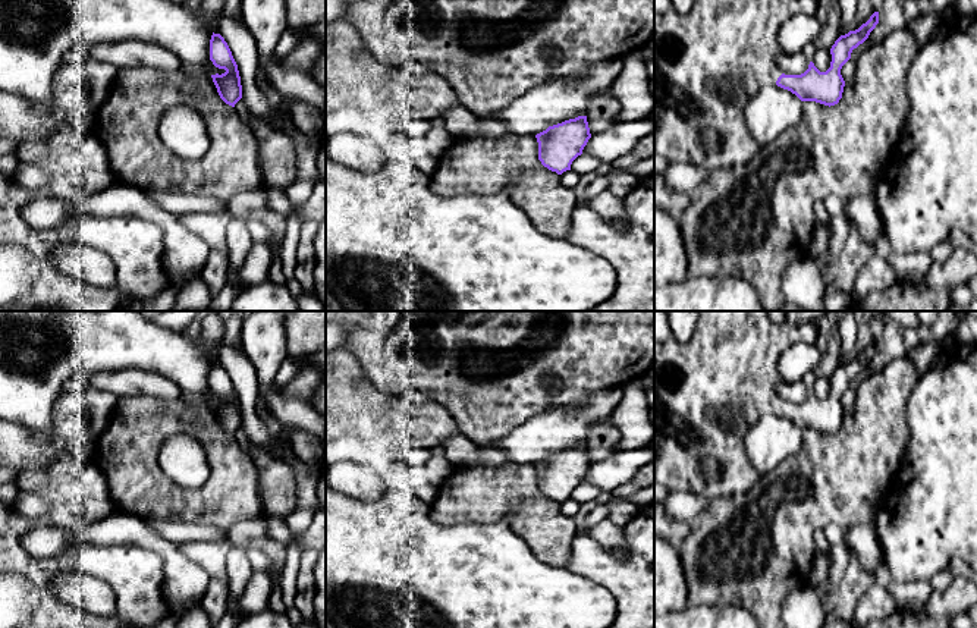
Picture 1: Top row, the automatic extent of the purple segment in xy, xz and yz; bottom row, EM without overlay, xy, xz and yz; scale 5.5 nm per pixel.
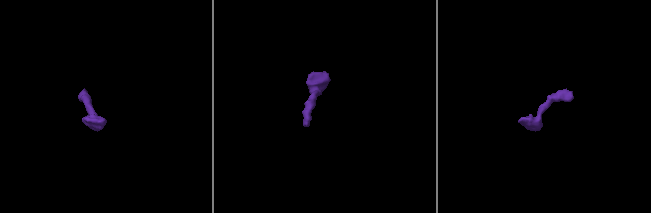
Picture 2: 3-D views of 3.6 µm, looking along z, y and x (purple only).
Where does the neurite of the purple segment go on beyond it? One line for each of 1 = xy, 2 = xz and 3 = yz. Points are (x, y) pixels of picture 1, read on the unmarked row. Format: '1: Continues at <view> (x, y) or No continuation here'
1: No continuation here
2: No continuation here
3: Continues at yz (709, 392)

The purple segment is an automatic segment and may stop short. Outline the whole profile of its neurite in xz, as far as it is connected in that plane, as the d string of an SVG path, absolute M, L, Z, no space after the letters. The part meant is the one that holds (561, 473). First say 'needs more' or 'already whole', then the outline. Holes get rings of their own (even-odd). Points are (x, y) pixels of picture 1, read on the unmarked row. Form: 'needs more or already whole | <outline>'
already whole | M587 445L565 449L549 455L535 464L538 489L544 496L557 503L571 499L572 490L582 483L591 467Z

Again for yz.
needs more | M700 311L688 342L654 340L654 483L669 493L691 492L710 500L750 492L761 475L750 464L744 440L766 414L776 412L801 430L838 433L845 415L841 398L879 352L879 340L835 370L826 401L810 390L804 402L785 404L777 395L779 358L791 345L816 336L816 321L792 326L772 321L766 311Z

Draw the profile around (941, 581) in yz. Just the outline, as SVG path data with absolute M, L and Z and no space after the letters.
M945 569L945 571L936 574L930 580L930 584L932 584L933 590L945 591L951 585L952 581L954 581L954 577L952 577L951 571Z

